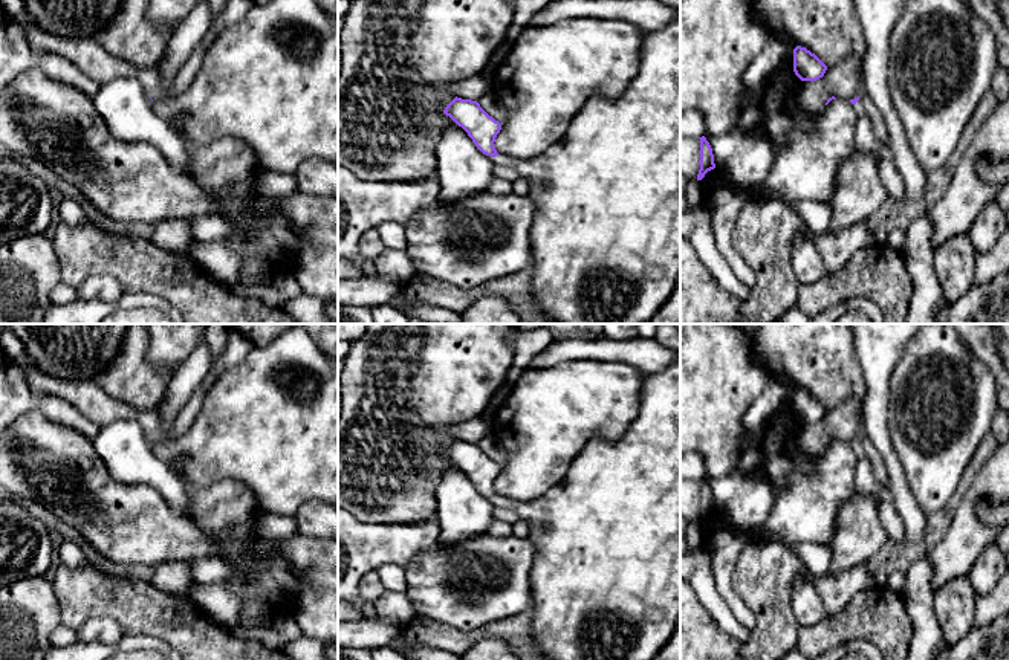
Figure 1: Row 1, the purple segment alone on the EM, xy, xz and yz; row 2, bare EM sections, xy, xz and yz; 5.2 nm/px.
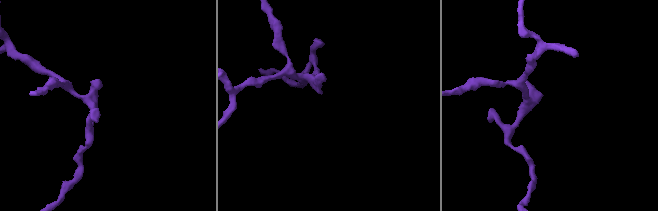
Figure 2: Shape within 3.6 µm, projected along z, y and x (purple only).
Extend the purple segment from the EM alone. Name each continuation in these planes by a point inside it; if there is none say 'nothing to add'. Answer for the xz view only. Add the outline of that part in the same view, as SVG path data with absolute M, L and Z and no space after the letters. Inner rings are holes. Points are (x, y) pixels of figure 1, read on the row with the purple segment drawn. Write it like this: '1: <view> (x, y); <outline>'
1: xz (606, 234); M680 9L665 28L644 34L638 73L619 96L592 96L573 116L566 136L540 156L532 159L495 156L494 160L497 165L515 168L530 185L527 197L535 206L530 226L530 298L543 312L556 324L648 324L680 280Z

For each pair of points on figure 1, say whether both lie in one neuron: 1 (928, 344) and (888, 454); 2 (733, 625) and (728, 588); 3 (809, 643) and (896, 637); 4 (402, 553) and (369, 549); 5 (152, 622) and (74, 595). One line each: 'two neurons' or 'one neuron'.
1: two neurons
2: two neurons
3: one neuron
4: one neuron
5: one neuron

